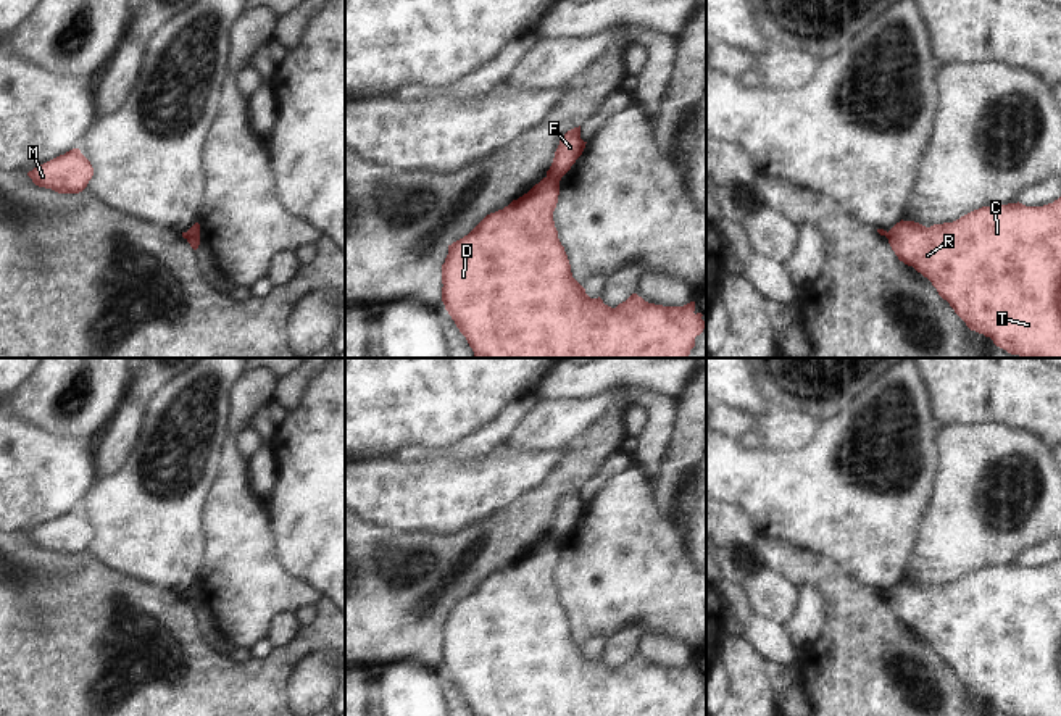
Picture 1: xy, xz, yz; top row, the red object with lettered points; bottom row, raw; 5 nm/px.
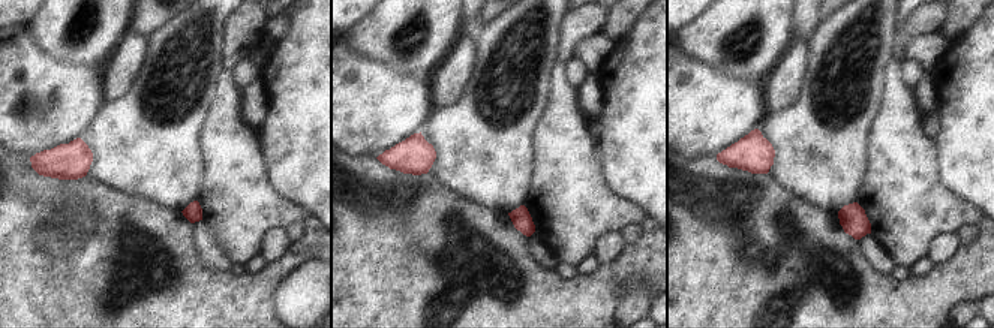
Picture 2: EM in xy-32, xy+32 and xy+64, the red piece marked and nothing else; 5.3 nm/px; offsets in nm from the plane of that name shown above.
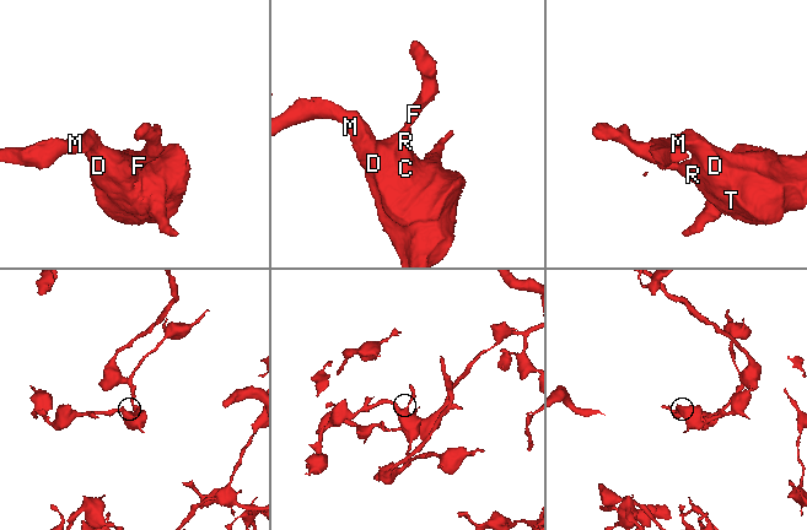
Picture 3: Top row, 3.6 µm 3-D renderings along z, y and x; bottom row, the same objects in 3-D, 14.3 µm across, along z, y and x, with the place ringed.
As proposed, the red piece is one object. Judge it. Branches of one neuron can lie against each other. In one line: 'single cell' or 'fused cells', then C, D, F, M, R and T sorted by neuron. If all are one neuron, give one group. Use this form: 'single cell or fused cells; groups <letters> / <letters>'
fused cells; groups C D M R T / F

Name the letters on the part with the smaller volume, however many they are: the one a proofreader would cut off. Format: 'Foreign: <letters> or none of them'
Foreign: F

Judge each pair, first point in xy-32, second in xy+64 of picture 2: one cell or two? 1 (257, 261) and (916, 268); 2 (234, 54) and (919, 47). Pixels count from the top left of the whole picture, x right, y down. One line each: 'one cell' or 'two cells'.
1: one cell
2: two cells

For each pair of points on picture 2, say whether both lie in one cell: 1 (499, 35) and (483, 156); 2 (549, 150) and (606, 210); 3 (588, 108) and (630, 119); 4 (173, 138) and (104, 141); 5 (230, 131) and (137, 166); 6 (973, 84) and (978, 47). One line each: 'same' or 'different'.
1: same
2: same
3: different
4: same
5: different
6: same

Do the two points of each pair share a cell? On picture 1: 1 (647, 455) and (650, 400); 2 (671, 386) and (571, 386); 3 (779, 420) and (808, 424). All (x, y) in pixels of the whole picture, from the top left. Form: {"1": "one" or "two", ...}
{"1": "one", "2": "one", "3": "one"}

